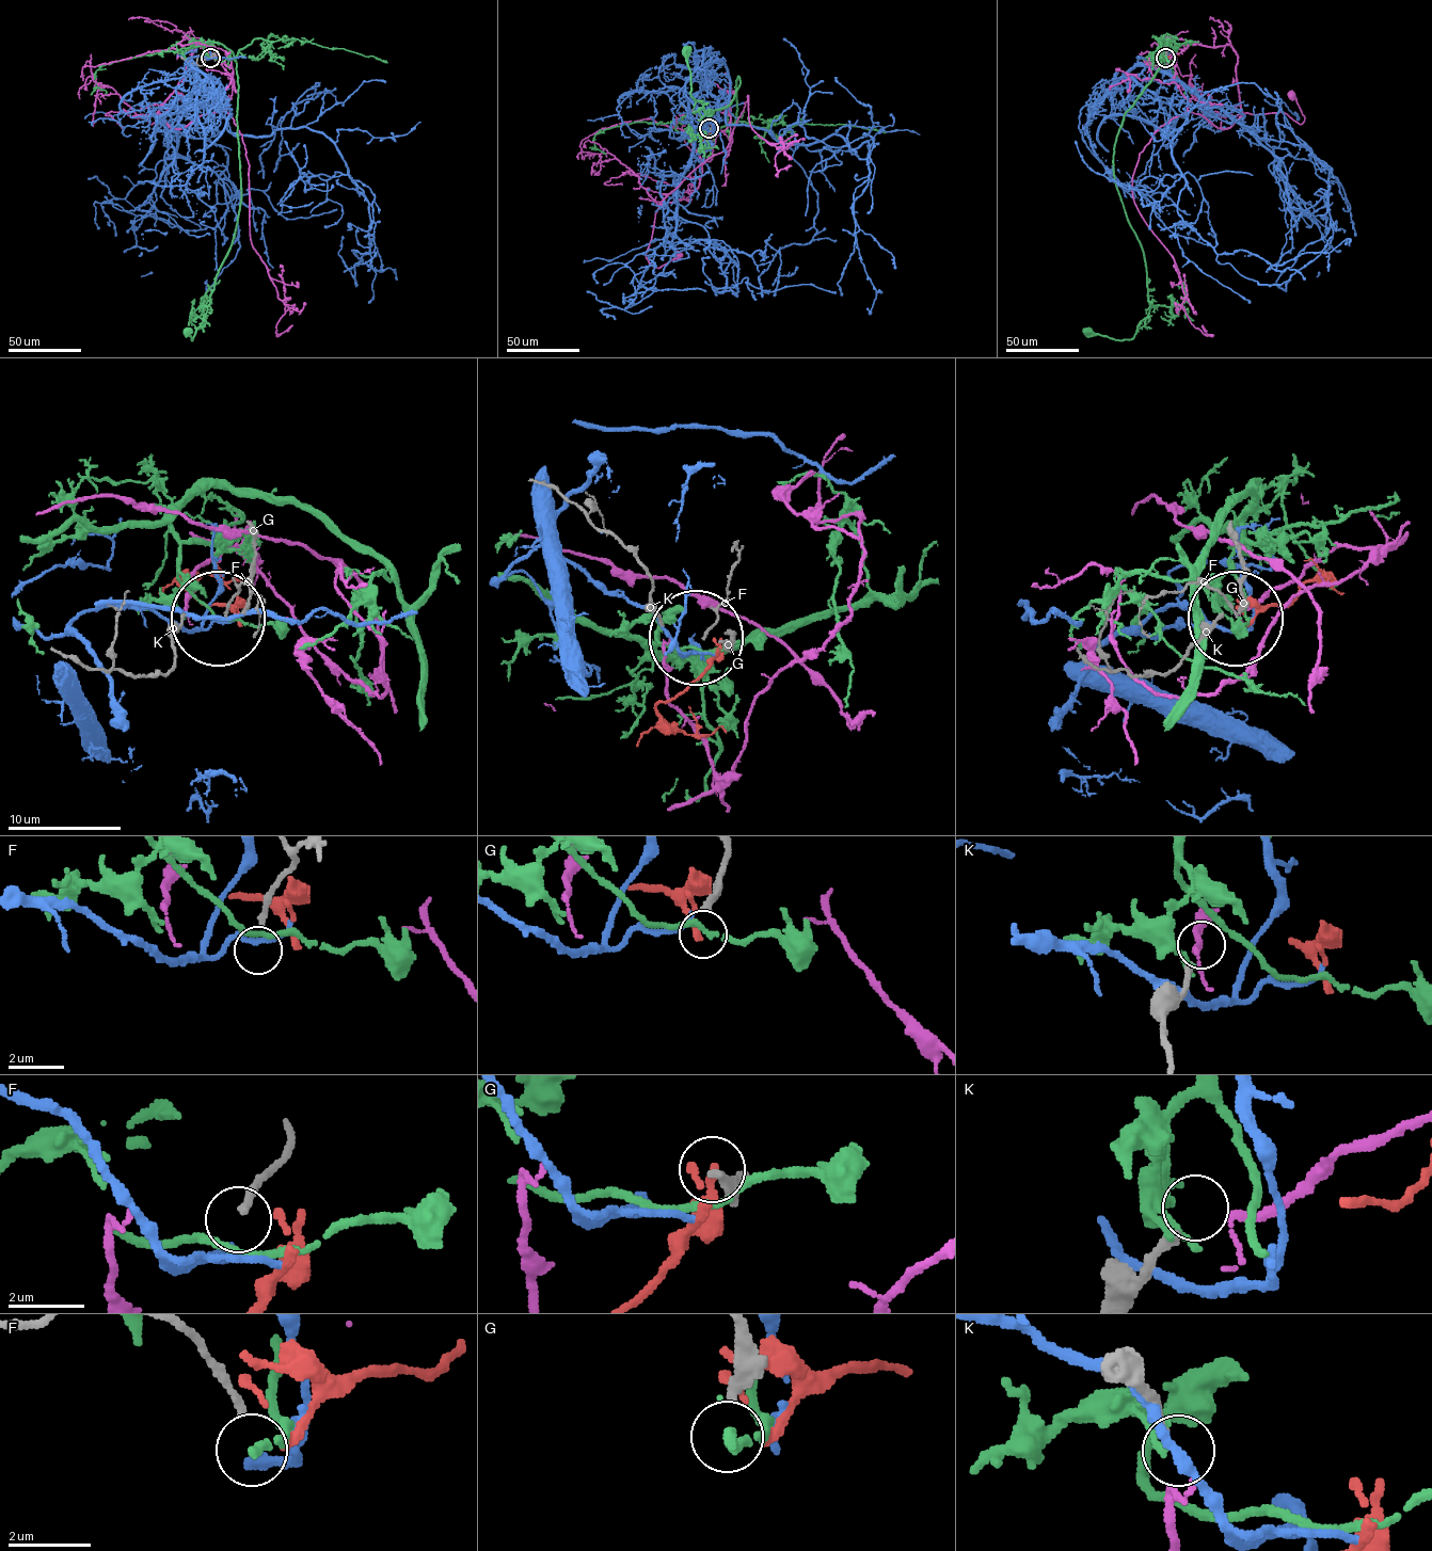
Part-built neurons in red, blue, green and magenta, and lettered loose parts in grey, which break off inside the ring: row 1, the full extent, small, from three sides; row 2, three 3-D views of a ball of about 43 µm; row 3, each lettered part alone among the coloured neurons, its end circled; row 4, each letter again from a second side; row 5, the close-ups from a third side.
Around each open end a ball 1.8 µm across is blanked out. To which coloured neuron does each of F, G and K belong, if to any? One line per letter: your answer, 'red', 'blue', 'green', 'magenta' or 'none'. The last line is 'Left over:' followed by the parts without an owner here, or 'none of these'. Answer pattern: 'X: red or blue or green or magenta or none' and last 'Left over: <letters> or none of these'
F: none
G: none
K: magenta
Left over: F, G

